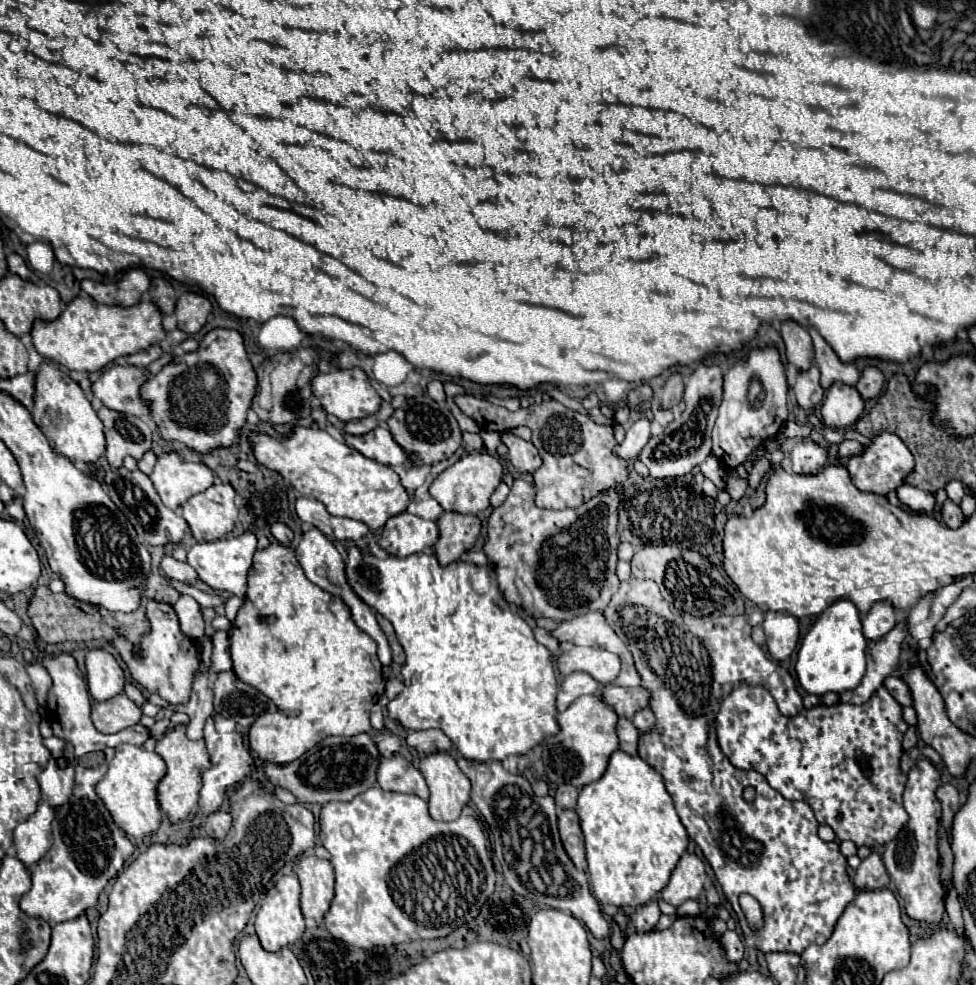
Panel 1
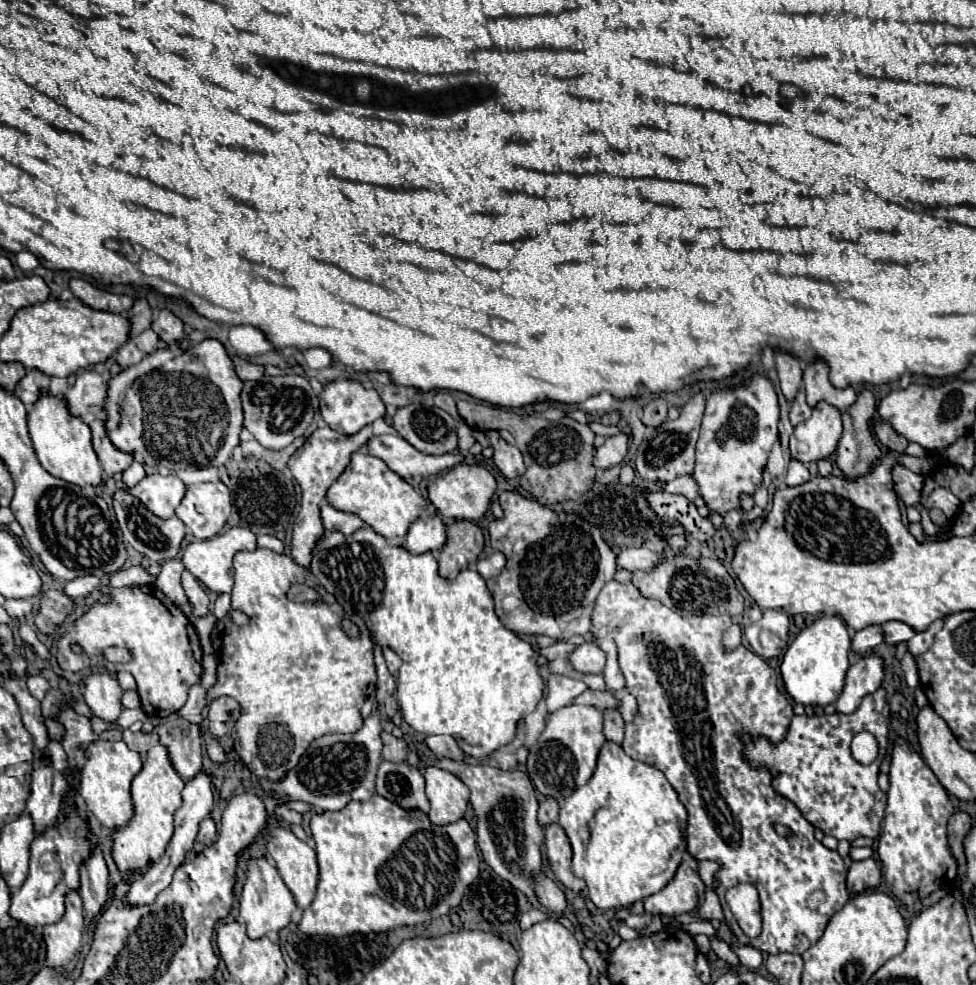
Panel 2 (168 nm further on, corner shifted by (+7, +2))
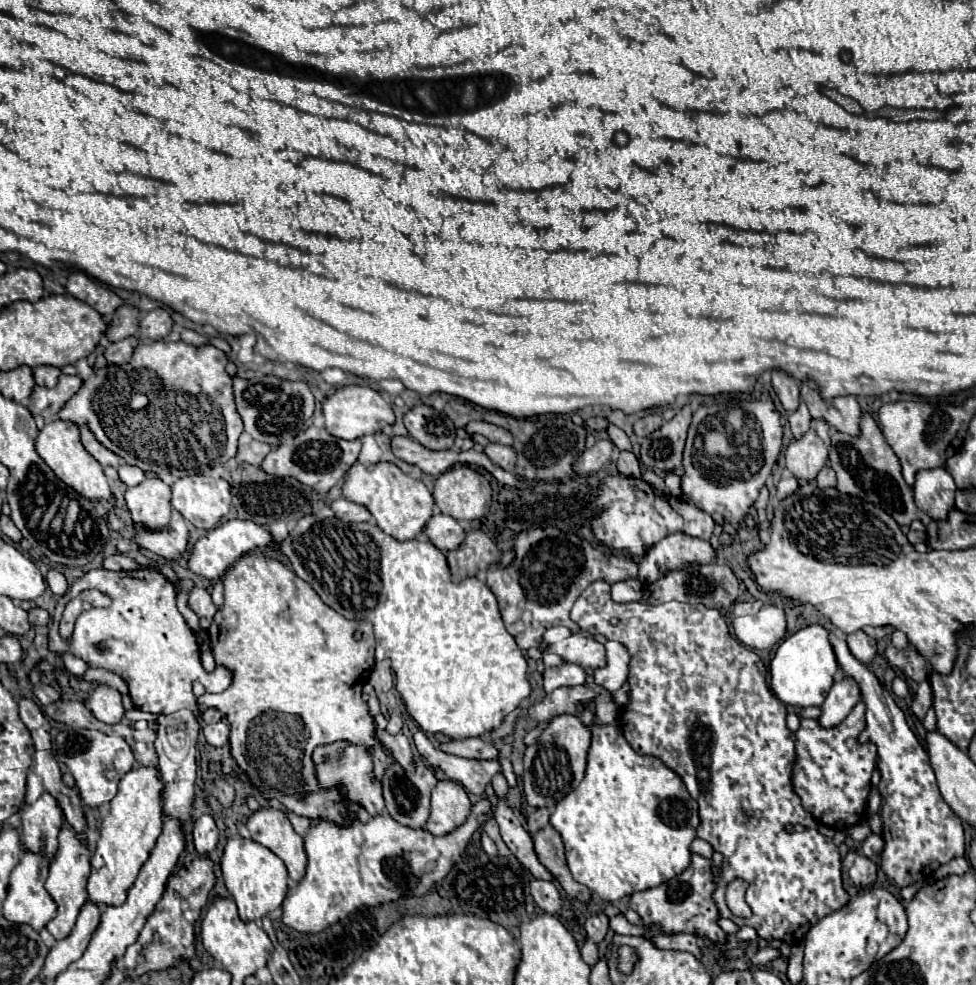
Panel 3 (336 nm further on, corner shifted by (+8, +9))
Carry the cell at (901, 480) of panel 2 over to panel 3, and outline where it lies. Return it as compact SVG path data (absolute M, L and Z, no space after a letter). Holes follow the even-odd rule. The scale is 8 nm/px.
M922 469L922 473L918 473L914 481L914 501L932 519L946 519L946 513L954 507L954 493L956 493L954 479L944 469Z

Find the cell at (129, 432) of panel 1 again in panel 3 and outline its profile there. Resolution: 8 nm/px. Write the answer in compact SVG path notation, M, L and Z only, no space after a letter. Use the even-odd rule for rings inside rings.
M86 425L80 427L80 437L82 437L82 445L84 449L102 465L110 465L110 467L118 467L120 465L120 457L116 453L110 453L110 449L106 449L96 437L94 433L90 433L90 429L86 429Z

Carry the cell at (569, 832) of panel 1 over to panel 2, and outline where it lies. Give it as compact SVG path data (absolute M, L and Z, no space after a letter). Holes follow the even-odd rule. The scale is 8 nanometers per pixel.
M549 824L545 828L545 858L547 858L555 878L565 888L569 888L575 894L585 890L583 880L575 878L571 872L571 844L569 844L563 828L559 828L559 824Z

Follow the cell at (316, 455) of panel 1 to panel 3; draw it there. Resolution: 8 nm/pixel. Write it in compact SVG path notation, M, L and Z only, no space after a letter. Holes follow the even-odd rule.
M356 461L350 467L348 479L342 485L342 497L368 507L376 525L398 541L408 541L422 535L422 529L434 511L434 499L432 493L426 489L426 485L402 473L394 463L384 463L384 461L376 463L376 467L372 469Z

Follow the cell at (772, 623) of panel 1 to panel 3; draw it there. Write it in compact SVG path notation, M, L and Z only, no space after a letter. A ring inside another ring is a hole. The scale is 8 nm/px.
M764 605L756 615L734 617L734 635L750 649L770 649L786 635L784 609L776 605Z

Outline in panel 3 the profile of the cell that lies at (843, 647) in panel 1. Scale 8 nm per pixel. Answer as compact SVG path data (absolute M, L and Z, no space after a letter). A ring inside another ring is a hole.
M808 625L782 641L770 663L770 685L774 695L782 703L792 707L822 705L822 697L826 697L826 693L830 691L830 685L834 683L834 673L838 669L828 635L828 629L824 629L822 625Z

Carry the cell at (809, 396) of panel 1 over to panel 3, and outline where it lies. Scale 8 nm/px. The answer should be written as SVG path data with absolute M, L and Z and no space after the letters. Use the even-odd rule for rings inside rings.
M802 401L800 407L798 407L794 413L790 413L790 417L788 417L794 439L802 437L802 435L808 431L808 427L810 427L810 419L812 419L812 417L810 417L810 411L806 409L806 403Z

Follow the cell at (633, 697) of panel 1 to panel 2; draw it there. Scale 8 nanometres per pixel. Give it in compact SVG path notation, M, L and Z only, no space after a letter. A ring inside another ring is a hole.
M585 690L581 696L575 698L575 704L589 704L589 706L595 706L597 710L605 710L605 708L617 708L619 700L607 690L603 690L603 692Z

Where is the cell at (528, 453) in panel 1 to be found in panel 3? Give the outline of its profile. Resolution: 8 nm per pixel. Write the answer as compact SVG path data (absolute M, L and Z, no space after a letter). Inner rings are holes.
M488 443L488 447L484 449L484 453L490 457L492 463L500 465L506 471L512 471L516 465L516 453L512 447L508 445L500 445L500 443Z

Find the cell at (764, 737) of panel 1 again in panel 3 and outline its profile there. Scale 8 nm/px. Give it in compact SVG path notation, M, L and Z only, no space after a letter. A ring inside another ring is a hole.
M862 701L850 711L850 715L836 725L834 729L822 729L818 725L818 719L800 719L800 729L796 731L796 761L792 771L792 787L794 793L800 797L802 807L822 825L828 825L832 829L850 829L856 825L866 809L866 799L870 793L870 777L876 769L876 745L872 741L858 743L858 735L866 729L866 705Z

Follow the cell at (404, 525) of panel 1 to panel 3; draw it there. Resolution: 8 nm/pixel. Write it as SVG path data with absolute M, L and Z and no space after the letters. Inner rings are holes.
M436 513L430 517L430 521L424 527L424 535L440 549L440 551L450 551L456 549L462 541L466 531L460 527L460 523L444 513Z

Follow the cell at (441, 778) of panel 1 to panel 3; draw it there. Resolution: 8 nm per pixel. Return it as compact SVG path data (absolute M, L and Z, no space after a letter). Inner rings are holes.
M438 781L432 791L432 813L426 829L434 835L446 835L466 821L470 807L468 793L460 783Z

